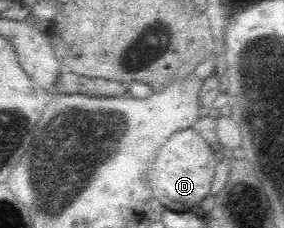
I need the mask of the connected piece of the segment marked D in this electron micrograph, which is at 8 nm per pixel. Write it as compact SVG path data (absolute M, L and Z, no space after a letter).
M193 129L170 134L169 141L157 153L148 175L152 195L165 209L178 212L197 210L197 204L210 195L215 167L221 162L219 160L224 159L224 156L211 149L210 144Z

